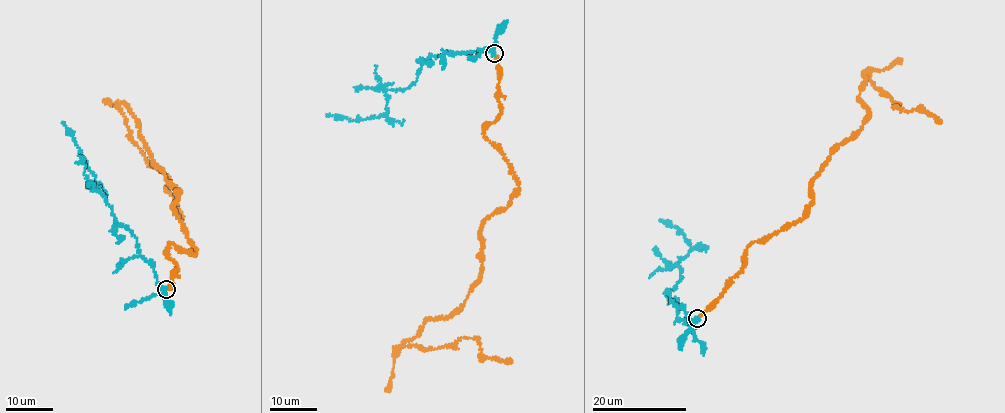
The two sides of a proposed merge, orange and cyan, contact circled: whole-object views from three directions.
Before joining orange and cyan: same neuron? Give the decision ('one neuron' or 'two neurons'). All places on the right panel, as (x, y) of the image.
two neurons

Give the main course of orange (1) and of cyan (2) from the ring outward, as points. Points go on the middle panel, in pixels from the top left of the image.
1: (495, 53), (501, 112), (483, 129), (518, 186), (484, 222), (464, 303), (395, 353), (475, 338), (513, 361)
2: (494, 53), (452, 52), (429, 57), (411, 85), (385, 91), (385, 115), (356, 121), (326, 115)

